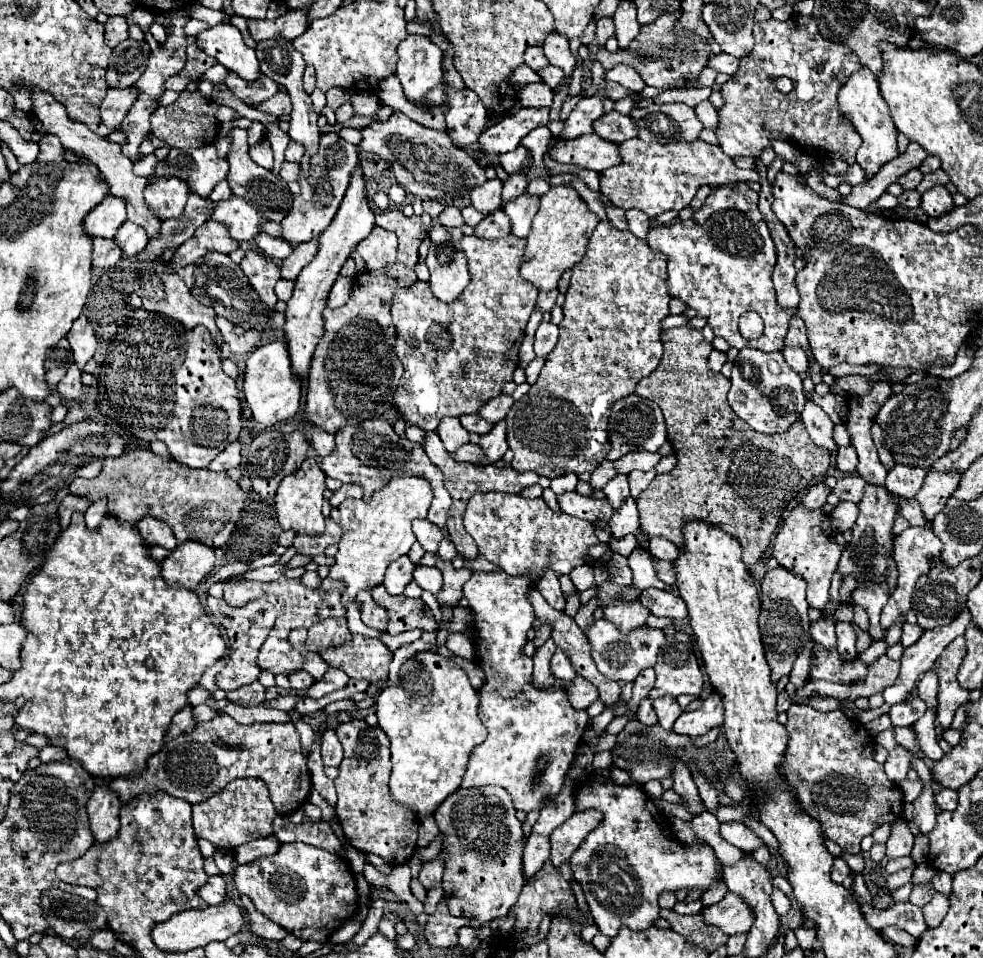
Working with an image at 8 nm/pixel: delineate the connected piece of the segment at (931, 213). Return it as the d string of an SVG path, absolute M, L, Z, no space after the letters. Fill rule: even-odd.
M934 185L932 189L928 189L922 195L920 207L926 211L928 217L940 217L940 215L954 209L954 201L952 201L952 195L948 193L948 189L944 185Z

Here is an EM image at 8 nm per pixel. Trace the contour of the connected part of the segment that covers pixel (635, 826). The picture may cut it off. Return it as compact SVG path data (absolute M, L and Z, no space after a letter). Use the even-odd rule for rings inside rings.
M596 777L584 779L574 789L574 803L578 809L598 809L604 813L604 823L598 825L578 847L578 851L570 859L570 867L574 879L582 885L586 903L594 923L598 925L600 933L608 937L616 937L620 927L630 929L646 929L652 927L654 921L660 917L658 911L658 897L662 891L678 891L694 887L710 889L716 877L716 855L710 845L682 845L668 821L664 821L662 813L656 809L654 801L642 791L638 783L630 785L616 785L616 783L600 783Z

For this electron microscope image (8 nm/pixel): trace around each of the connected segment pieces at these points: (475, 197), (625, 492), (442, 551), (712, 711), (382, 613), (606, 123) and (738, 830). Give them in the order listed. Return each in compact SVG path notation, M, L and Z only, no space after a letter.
M498 177L488 179L484 185L474 187L474 191L470 193L470 199L472 199L472 205L486 215L500 209L502 207L502 181Z
M616 475L606 487L604 493L612 505L614 511L618 511L622 507L622 503L630 497L630 489L628 489L628 477L626 475Z
M444 539L442 543L440 543L440 549L438 549L438 555L444 559L444 561L452 561L456 555L458 555L458 551L456 551L456 547L454 547L454 543L452 541L448 541L448 539Z
M712 693L702 701L702 705L696 711L682 713L674 723L674 731L680 735L696 737L708 733L714 727L722 727L722 723L724 723L724 713L722 713L720 695Z
M358 591L356 595L358 603L362 605L360 613L362 613L362 623L368 625L368 627L374 627L378 631L384 631L386 629L386 623L388 623L388 615L386 615L386 609L378 607L372 599L370 599L370 593L368 591Z
M616 111L606 113L594 123L594 133L602 139L608 139L612 143L624 143L626 139L638 137L638 127L630 115L620 115Z
M722 823L720 825L720 837L724 841L728 841L730 845L740 847L740 849L744 849L748 853L756 851L756 849L760 849L764 845L762 839L742 823Z

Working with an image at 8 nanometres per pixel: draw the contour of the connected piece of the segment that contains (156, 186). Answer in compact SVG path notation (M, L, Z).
M150 177L144 189L148 207L164 221L182 215L190 189L176 177Z

